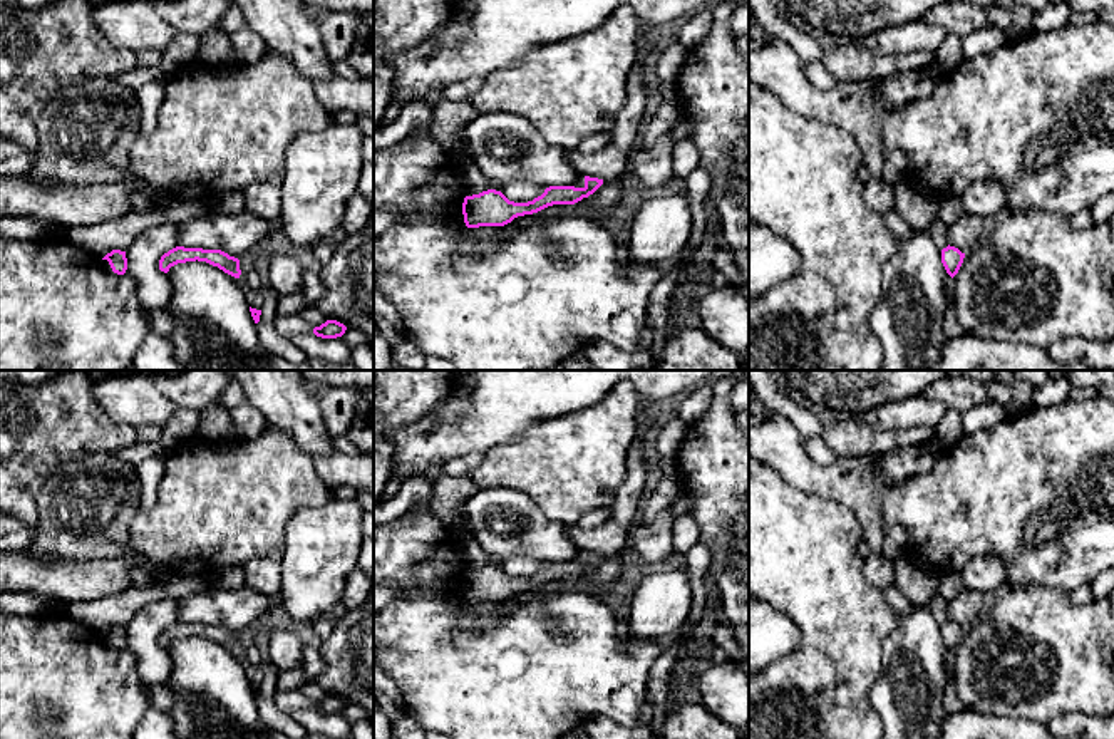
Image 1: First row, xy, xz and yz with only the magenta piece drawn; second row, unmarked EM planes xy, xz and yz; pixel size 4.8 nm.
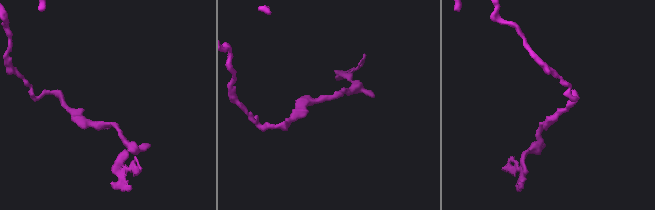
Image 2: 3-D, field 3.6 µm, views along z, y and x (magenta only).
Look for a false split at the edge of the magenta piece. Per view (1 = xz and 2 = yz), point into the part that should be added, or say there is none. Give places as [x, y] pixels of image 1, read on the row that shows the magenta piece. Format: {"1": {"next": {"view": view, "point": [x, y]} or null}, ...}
{"1": {"next": null}, "2": {"next": null}}

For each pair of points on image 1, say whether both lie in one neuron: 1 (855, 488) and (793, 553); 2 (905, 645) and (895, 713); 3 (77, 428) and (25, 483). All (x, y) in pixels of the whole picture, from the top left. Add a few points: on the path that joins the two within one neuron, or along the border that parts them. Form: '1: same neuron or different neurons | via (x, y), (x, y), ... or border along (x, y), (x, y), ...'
1: different neurons | border along (803, 491), (843, 505), (855, 516), (863, 537)
2: same neuron | via (905, 662), (905, 696)
3: same neuron | via (64, 441), (36, 470)

